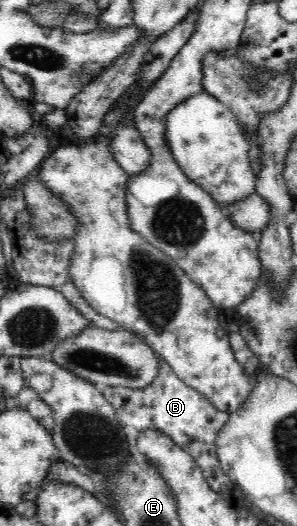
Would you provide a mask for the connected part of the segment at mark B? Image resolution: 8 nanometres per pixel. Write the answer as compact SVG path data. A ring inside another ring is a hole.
M159 357L158 375L150 385L140 389L126 386L106 386L101 388L103 396L114 406L117 418L124 425L132 425L138 431L156 428L156 430L172 438L188 455L194 458L195 464L202 470L209 486L228 502L228 505L239 506L238 501L246 497L224 468L220 465L216 454L216 437L220 429L226 425L230 412L220 411L212 402L185 384L172 369L172 366Z

